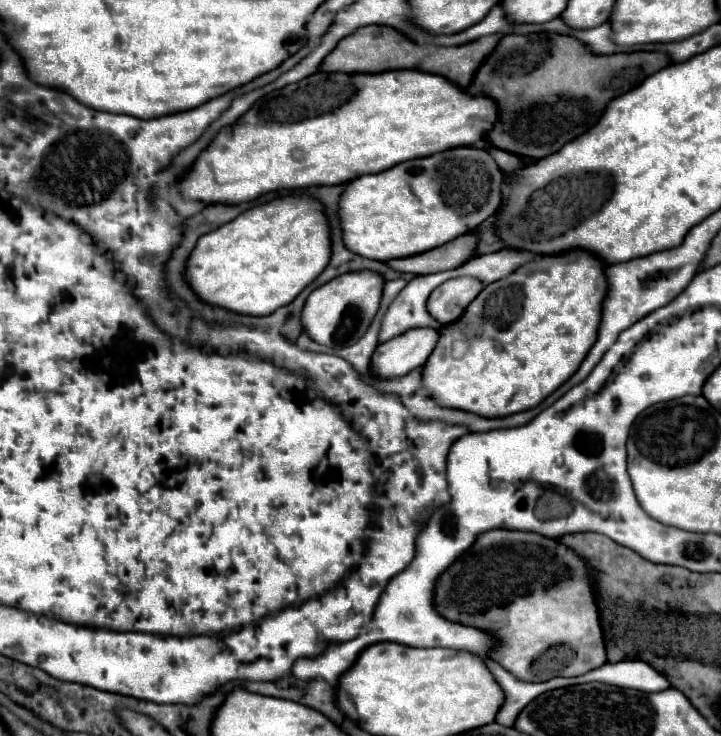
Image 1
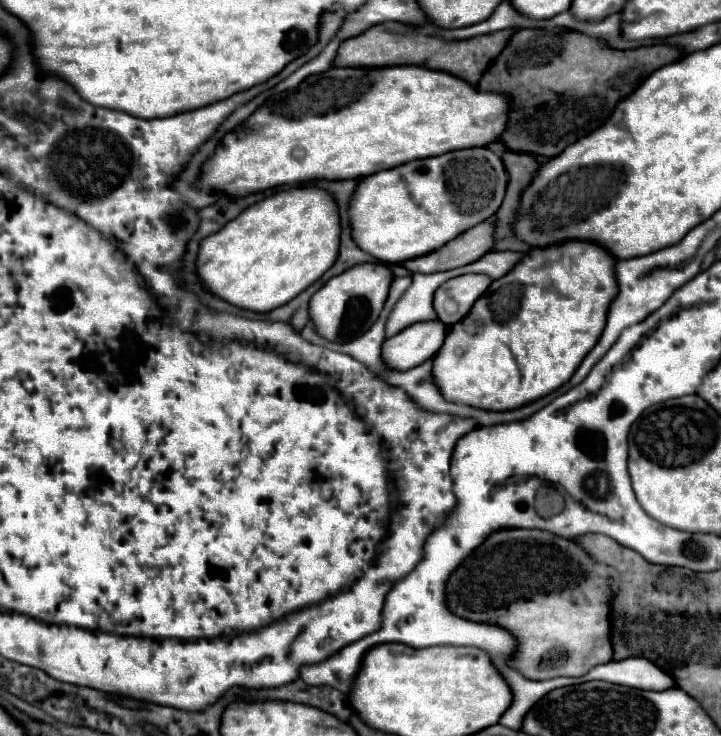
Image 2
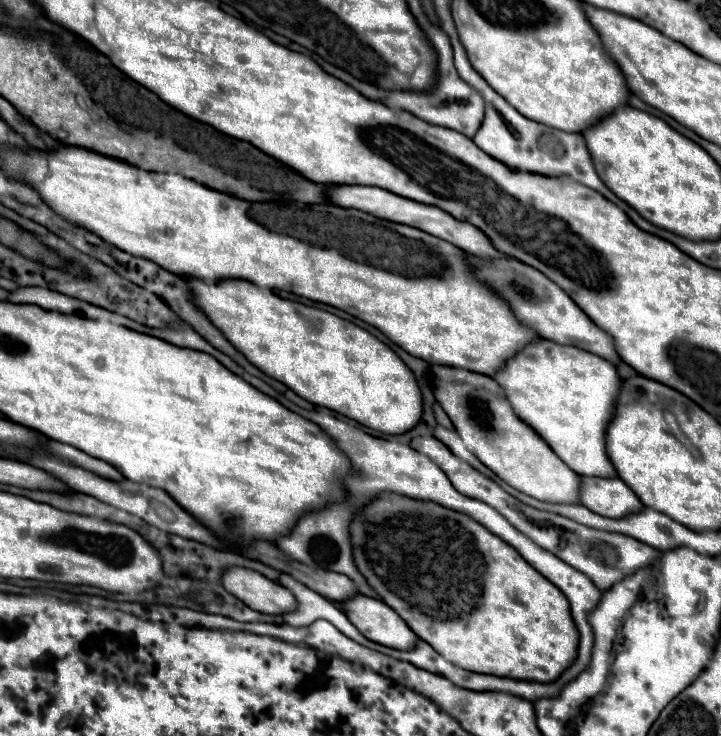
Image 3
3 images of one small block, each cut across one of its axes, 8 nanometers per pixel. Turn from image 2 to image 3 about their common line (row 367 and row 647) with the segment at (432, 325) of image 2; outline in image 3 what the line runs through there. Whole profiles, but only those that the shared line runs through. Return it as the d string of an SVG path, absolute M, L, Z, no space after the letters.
M356 596L348 602L342 602L342 606L350 622L368 640L398 650L412 650L416 646L418 636L384 602L368 596Z

